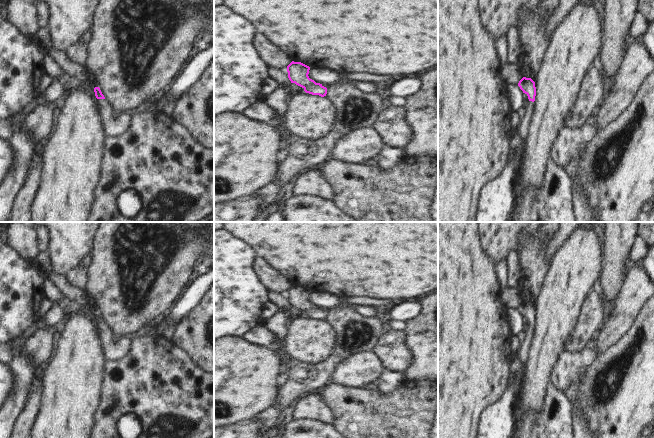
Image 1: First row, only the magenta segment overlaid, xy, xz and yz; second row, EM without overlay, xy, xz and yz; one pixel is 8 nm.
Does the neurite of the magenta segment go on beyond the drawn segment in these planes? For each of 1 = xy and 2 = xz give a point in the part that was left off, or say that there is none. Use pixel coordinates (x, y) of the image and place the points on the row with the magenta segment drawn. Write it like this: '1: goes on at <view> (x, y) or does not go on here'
1: goes on at xy (114, 123)
2: does not go on here

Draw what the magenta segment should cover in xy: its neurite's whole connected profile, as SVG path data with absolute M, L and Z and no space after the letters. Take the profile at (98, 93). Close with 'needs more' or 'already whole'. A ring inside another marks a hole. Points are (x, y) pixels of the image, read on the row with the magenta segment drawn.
M95 87L94 92L98 99L99 112L105 136L120 136L129 127L132 113L130 111L116 111L104 97L99 87Z; needs more

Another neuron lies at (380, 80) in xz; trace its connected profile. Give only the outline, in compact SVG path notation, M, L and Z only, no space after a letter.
M352 72L352 73L343 73L341 76L344 79L350 81L364 81L368 83L375 83L378 86L384 86L389 83L393 77L388 75L373 75L366 72Z

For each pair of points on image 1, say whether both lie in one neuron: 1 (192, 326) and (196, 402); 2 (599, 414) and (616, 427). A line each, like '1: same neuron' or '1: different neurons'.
1: different neurons
2: same neuron

